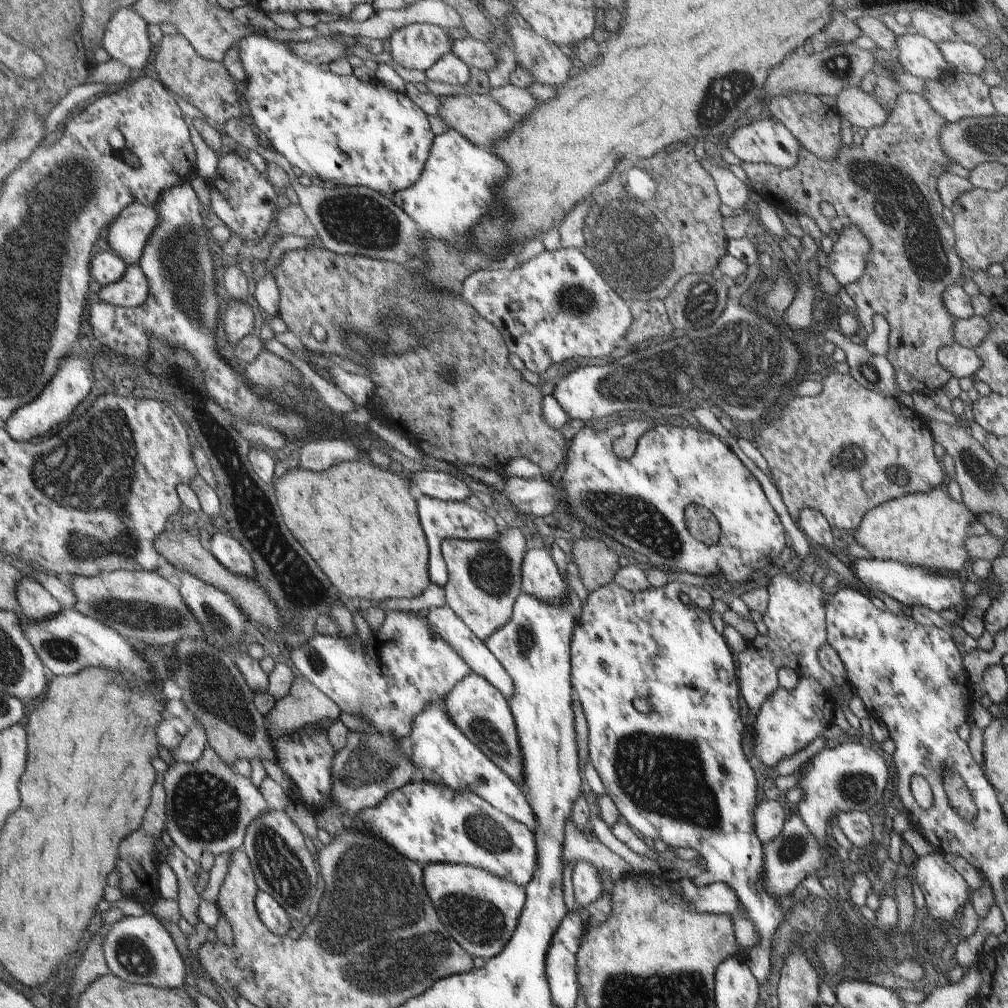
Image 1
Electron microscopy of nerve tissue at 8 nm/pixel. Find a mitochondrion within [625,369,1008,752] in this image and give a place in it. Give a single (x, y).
(973, 465)

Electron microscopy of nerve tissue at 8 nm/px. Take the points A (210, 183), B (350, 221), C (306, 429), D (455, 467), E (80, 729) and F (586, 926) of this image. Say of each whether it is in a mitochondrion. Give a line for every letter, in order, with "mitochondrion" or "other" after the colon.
A: other
B: mitochondrion
C: other
D: other
E: other
F: other

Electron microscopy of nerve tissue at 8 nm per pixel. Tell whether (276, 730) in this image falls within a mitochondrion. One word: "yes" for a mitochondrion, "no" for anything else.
no

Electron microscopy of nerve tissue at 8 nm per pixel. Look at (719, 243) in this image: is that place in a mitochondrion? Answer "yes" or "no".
no

